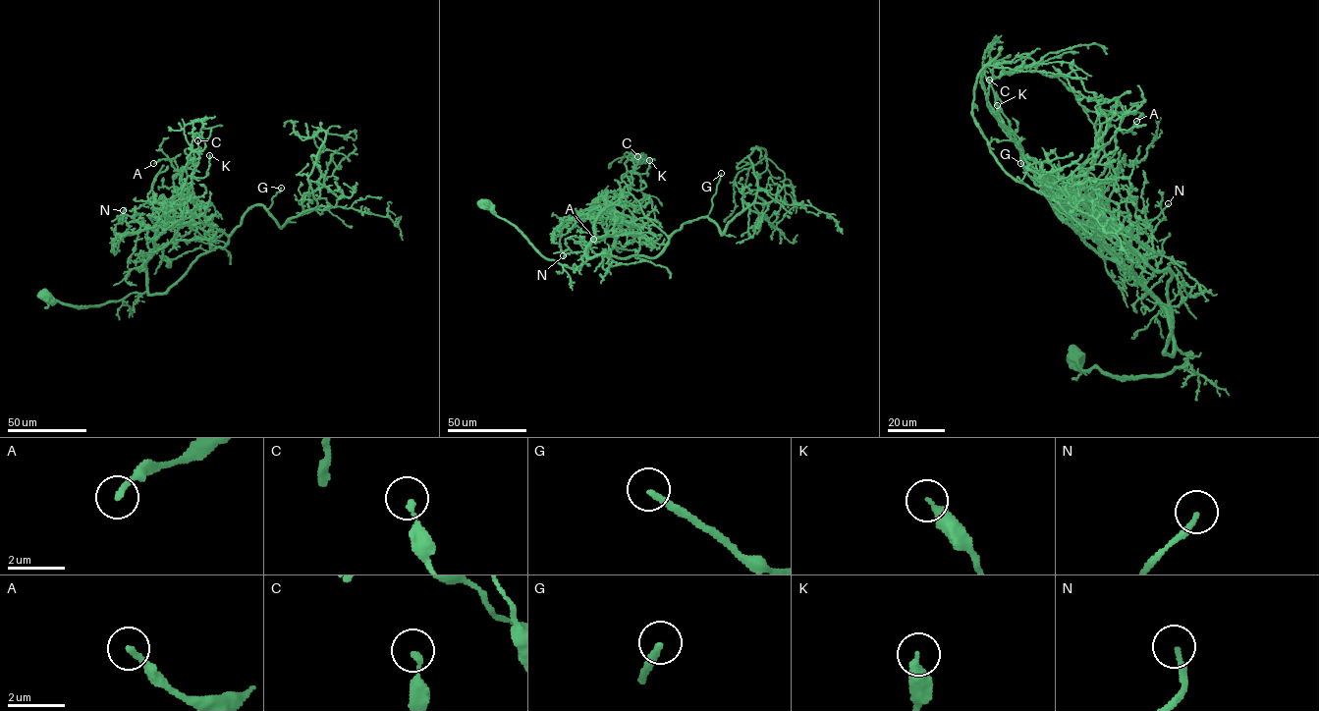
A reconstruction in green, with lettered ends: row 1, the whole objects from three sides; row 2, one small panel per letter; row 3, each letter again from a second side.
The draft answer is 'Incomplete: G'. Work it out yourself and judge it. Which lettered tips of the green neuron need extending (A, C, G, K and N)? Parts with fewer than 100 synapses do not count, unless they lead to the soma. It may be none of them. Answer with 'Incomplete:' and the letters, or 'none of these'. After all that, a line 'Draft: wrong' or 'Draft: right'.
Incomplete: G
Draft: right

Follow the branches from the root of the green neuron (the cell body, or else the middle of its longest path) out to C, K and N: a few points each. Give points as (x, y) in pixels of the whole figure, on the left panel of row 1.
C: (44, 294), (53, 302), (100, 306), (145, 292), (153, 242), (180, 219), (192, 191), (197, 140)
K: (44, 294), (53, 302), (100, 306), (143, 293), (153, 242), (181, 217), (192, 177), (206, 175), (209, 155)
N: (44, 294), (53, 302), (100, 306), (146, 291), (154, 232), (136, 221), (121, 224), (123, 210)

